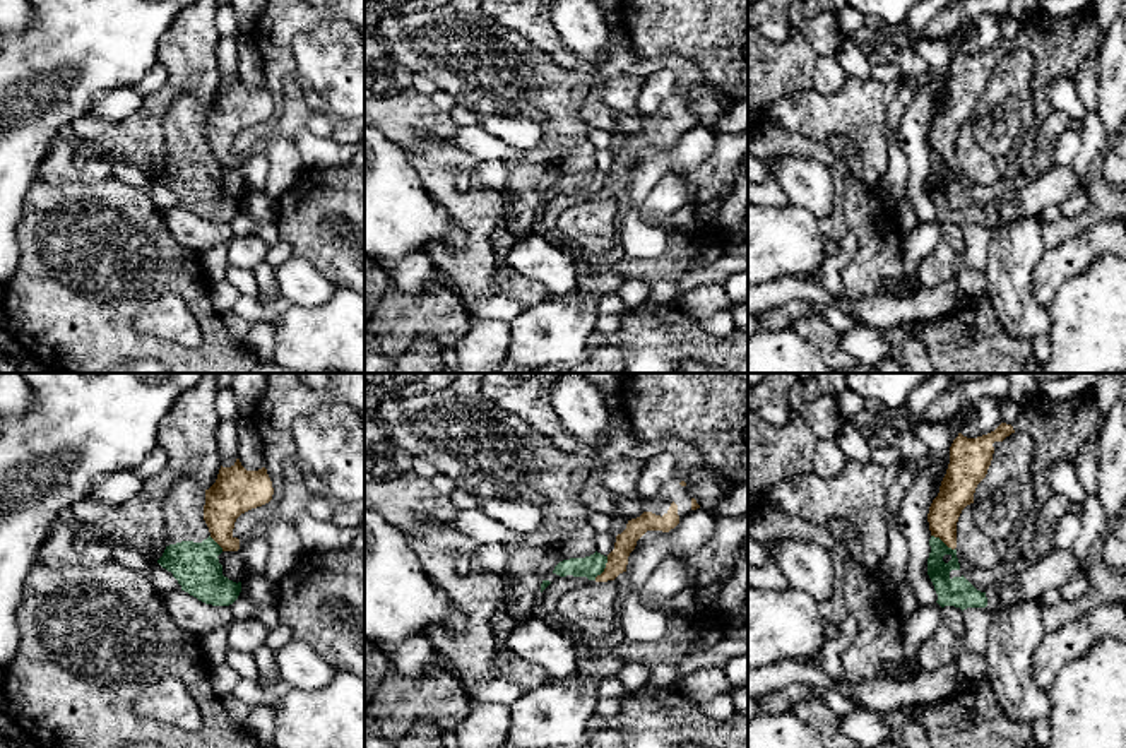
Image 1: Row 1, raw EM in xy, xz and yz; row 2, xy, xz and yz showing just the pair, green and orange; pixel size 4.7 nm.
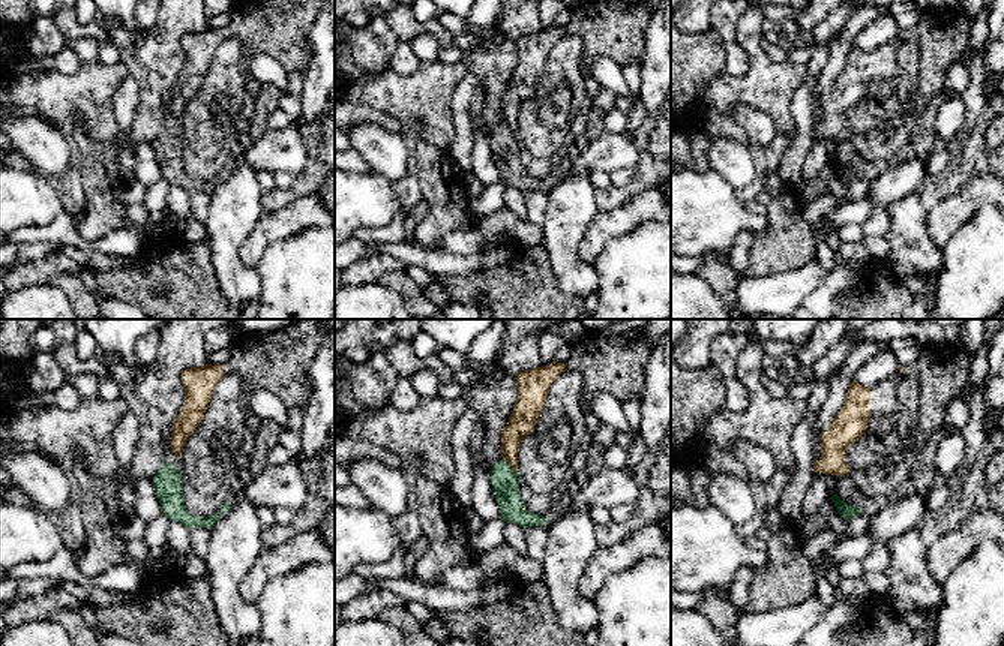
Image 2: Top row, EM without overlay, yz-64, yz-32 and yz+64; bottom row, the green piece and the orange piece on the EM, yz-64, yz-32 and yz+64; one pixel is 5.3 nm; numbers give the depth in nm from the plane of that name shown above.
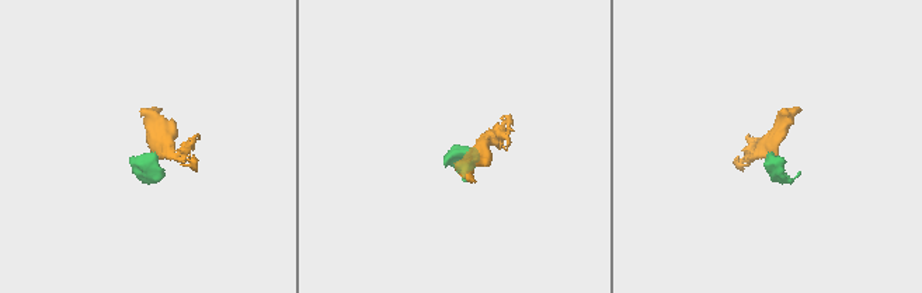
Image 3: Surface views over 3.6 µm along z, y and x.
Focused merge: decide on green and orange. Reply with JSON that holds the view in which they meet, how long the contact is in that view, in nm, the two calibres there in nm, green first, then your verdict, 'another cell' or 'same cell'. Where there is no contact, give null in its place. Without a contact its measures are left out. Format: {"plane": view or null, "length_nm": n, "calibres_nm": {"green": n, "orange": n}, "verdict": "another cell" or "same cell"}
{"plane": "xz", "length_nm": 130, "calibres_nm": {"green": 100, "orange": 100}, "verdict": "another cell"}

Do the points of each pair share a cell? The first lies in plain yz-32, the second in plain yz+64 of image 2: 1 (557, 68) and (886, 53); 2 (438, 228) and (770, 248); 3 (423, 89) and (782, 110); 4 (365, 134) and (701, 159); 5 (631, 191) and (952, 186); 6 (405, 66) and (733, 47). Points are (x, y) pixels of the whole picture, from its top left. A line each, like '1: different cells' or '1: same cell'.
1: different cells
2: same cell
3: same cell
4: different cells
5: same cell
6: same cell

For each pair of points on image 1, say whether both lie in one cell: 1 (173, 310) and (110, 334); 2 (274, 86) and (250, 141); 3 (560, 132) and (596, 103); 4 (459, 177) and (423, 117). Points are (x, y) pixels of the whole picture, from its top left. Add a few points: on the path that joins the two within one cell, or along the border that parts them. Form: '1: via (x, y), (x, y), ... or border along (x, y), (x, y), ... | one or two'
1: border along (158, 293), (137, 310), (134, 326), (171, 341) | two
2: via (276, 100), (276, 115), (264, 129) | one
3: border along (598, 83), (580, 110), (580, 120), (587, 127) | two
4: border along (452, 141), (426, 137), (409, 156) | two

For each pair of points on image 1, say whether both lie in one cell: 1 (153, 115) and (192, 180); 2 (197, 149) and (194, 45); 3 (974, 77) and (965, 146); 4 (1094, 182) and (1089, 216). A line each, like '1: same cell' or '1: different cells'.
1: different cells
2: different cells
3: different cells
4: same cell

